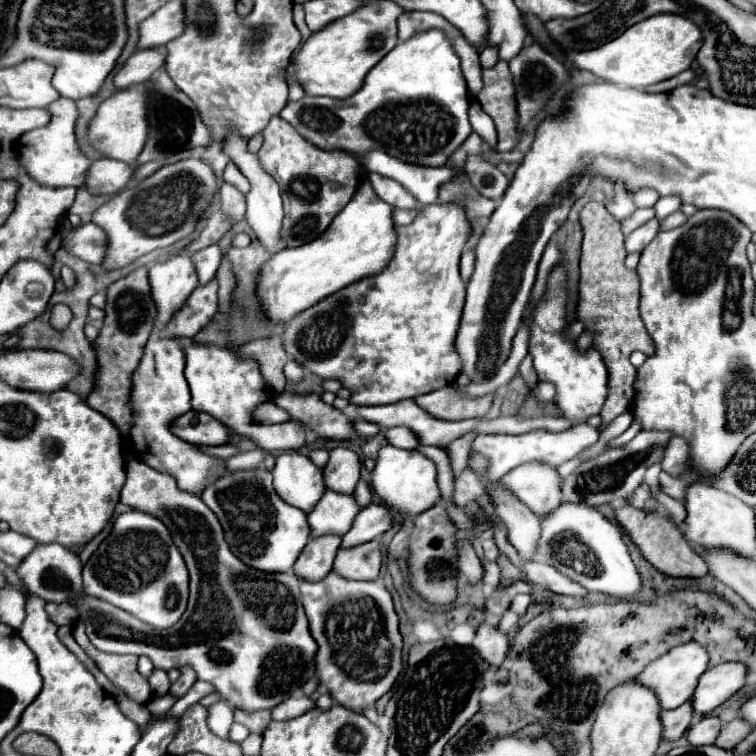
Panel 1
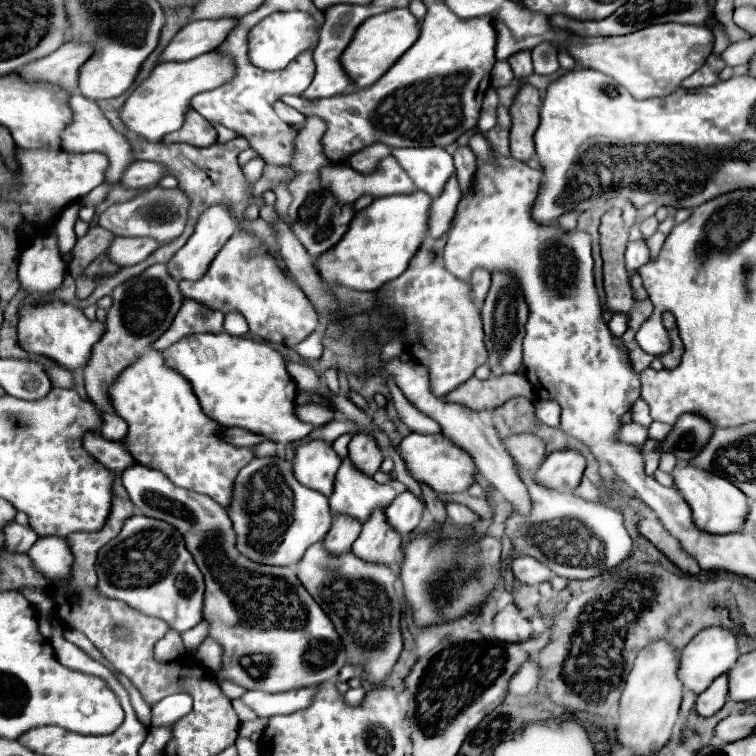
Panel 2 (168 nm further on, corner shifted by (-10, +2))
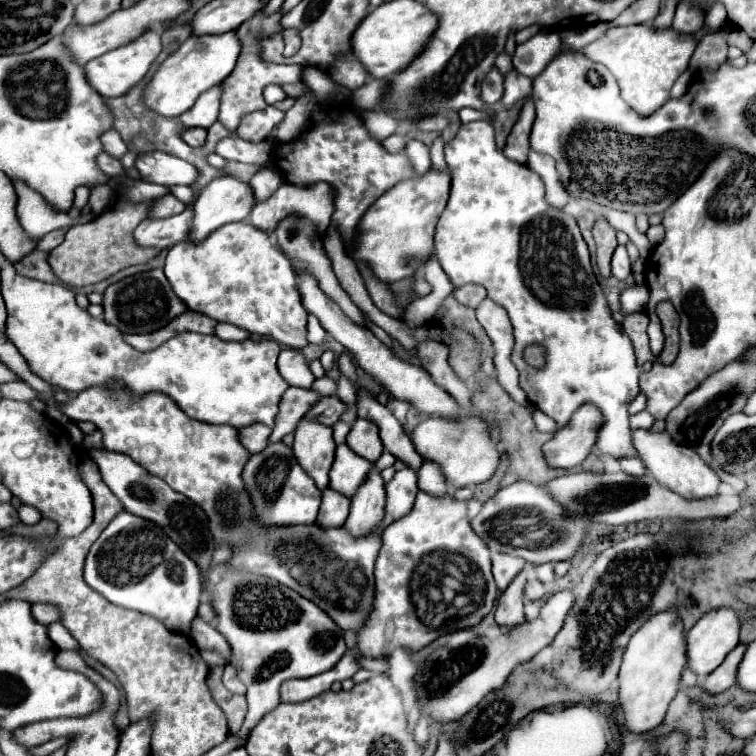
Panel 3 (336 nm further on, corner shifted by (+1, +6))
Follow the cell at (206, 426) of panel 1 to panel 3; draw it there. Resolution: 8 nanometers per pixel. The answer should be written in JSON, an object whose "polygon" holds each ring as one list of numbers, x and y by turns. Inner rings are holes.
{"polygon":[[252,424,240,430,240,442,244,444,244,448,248,448,250,454,258,454,268,446,268,436,270,436,272,428,266,424]]}

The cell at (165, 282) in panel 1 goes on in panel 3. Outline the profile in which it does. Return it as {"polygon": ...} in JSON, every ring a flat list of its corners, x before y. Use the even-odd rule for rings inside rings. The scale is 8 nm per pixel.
{"polygon":[[226,174,226,176,218,176,214,178,202,192,200,196,196,198,194,202,194,220,192,220,192,240,202,240,206,238,212,230,228,224,228,222,240,222,244,220,252,206,254,206,256,198,254,198,254,192,250,188,250,184,246,182,240,182,238,178]]}

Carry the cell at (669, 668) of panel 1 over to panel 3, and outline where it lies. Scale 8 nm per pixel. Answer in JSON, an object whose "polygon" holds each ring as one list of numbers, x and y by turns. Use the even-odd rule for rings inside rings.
{"polygon":[[716,608,704,614,686,636,688,668,692,668,698,674,698,678,704,680,710,672,714,672,720,666,720,662,724,662,728,652,736,648,736,644,740,642,738,634,740,634,740,616,734,608]]}

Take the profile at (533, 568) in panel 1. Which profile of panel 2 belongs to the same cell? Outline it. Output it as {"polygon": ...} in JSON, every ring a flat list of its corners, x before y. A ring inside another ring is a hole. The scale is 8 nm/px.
{"polygon":[[519,556,513,560,511,568,513,568,515,578,523,584,541,584,541,582,547,582,551,578,551,570,535,558]]}

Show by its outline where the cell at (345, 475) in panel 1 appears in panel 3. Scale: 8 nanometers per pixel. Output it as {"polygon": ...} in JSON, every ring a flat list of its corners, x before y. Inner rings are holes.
{"polygon":[[356,418,346,442,356,454,364,456,370,462,376,462,384,450,376,424,372,424,370,420,364,420,364,418]]}

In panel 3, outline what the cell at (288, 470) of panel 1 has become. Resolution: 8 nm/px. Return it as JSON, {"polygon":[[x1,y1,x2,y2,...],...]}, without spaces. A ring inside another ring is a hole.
{"polygon":[[302,418,294,432,294,456,300,460,300,466,312,476,320,490,328,488,328,472,334,462,336,444,332,440,332,428,320,422]]}

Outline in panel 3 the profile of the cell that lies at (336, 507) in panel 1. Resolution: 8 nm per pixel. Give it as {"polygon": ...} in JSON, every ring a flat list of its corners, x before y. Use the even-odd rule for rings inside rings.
{"polygon":[[340,444,336,448,336,460,330,472,330,488,344,492,344,496,354,496,356,488,364,482,366,472,370,472,372,462,358,456,348,448,348,444]]}

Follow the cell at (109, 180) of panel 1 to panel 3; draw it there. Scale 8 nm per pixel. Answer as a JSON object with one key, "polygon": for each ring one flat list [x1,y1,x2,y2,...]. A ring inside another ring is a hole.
{"polygon":[[144,152,136,160,136,168,142,174,142,180,164,184,164,186,192,186,200,178,200,172,188,164,166,152]]}

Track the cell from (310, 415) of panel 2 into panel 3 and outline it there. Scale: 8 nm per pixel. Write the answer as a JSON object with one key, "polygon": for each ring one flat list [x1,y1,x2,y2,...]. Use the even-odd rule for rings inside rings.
{"polygon":[[322,396,318,400,318,404,314,404,312,412,308,412,308,418,310,420,314,418,320,424,326,424,326,426,334,426,342,418,346,408,348,406,338,396]]}

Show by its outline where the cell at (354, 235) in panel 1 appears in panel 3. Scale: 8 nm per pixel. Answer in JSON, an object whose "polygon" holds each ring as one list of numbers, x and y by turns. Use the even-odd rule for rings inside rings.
{"polygon":[[430,168,426,174,402,180,388,194,382,194,364,214,350,256,356,262,368,262,384,282,396,282,422,270,434,252,434,232,450,196,450,180,448,170]]}

